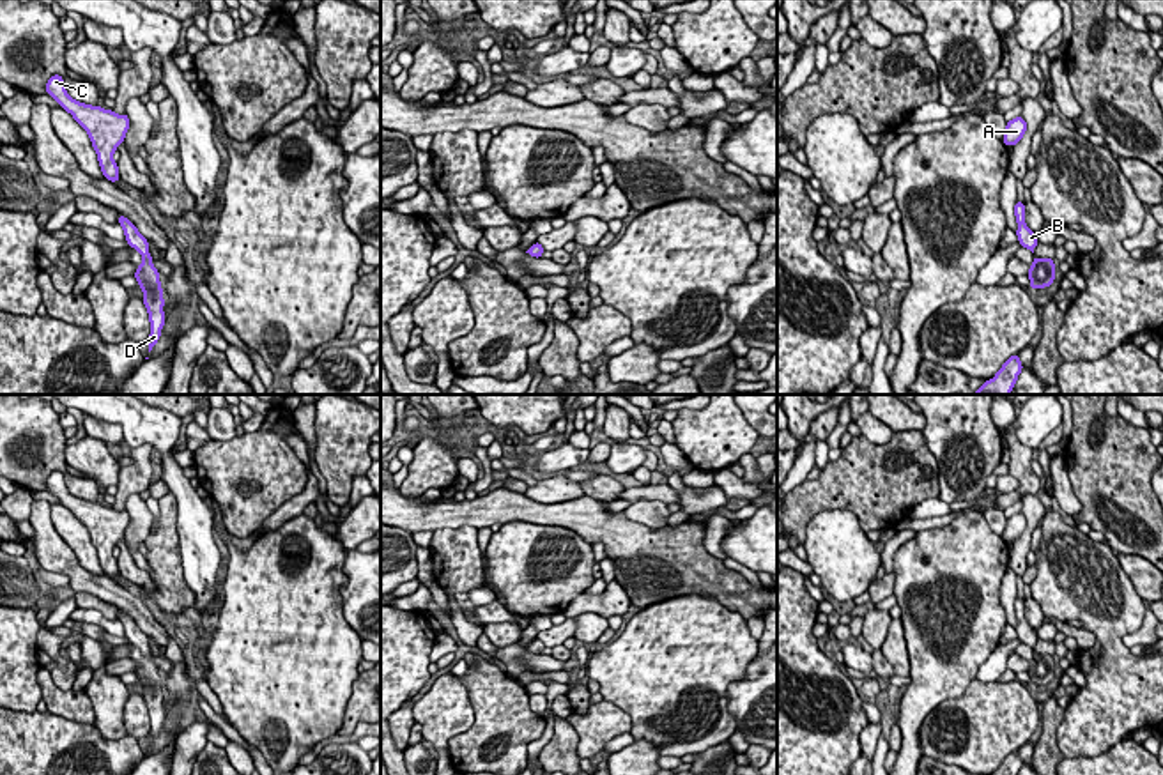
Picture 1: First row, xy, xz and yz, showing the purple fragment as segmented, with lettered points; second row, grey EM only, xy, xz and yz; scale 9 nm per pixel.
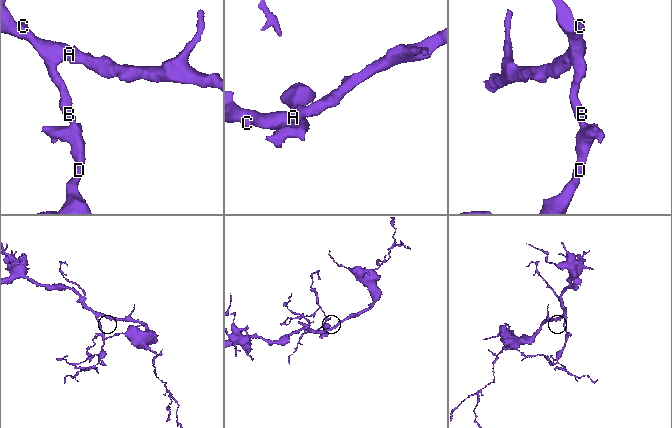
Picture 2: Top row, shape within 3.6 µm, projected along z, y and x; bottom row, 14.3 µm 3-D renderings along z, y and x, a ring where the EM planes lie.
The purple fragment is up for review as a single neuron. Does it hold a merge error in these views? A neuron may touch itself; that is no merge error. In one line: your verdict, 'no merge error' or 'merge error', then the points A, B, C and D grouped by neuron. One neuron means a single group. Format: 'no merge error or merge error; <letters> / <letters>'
no merge error; A B C D

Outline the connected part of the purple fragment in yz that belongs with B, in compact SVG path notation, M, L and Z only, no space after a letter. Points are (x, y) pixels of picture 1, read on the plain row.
M1016 596L1014 612L1018 619L1018 626L1016 626L1018 639L1034 649L1037 642L1037 632L1025 619L1025 598Z

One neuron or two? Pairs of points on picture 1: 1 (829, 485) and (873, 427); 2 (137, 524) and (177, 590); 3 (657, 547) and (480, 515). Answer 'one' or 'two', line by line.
1: two
2: two
3: one

